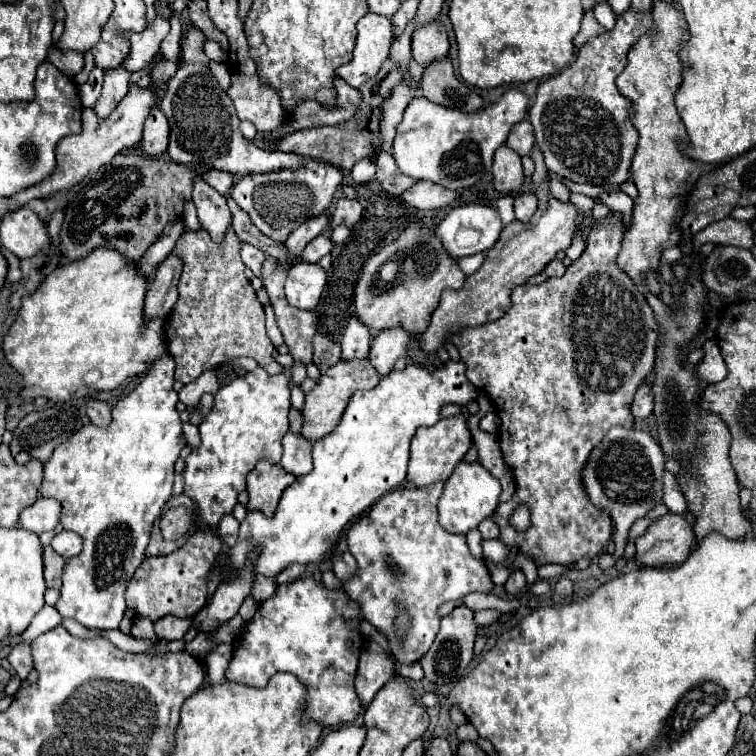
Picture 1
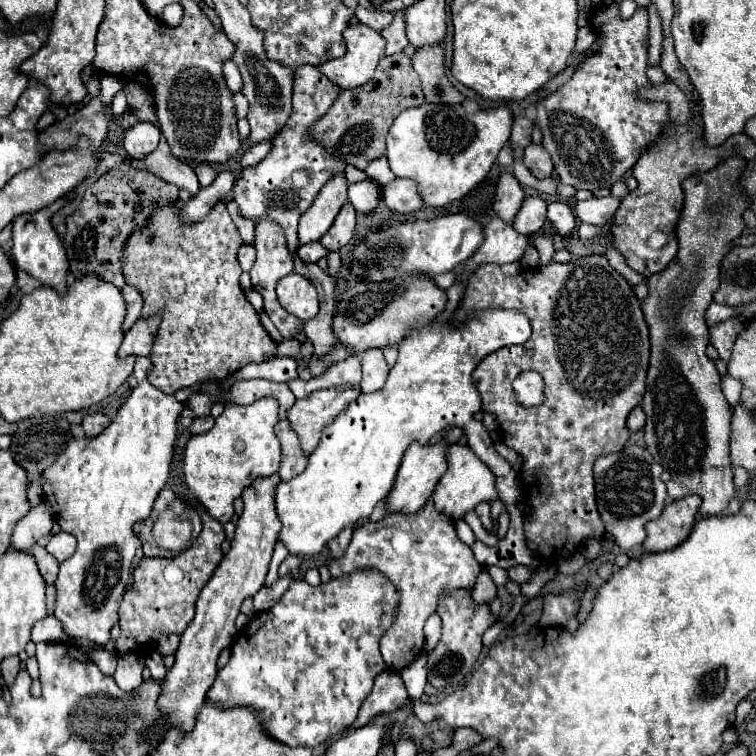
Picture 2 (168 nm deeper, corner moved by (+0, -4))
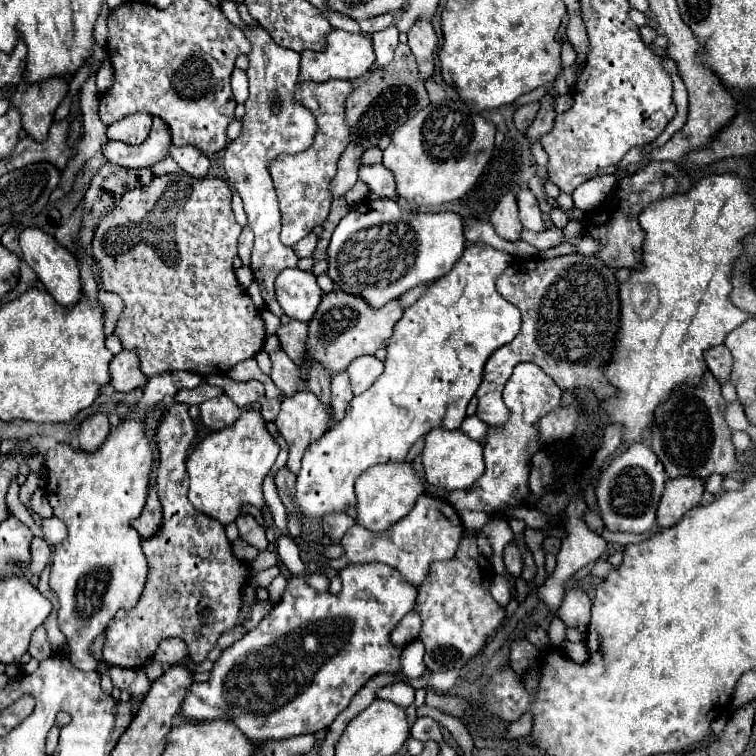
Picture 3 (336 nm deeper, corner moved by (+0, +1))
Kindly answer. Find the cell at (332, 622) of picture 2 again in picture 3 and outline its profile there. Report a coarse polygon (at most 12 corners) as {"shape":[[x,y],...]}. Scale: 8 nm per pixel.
{"shape":[[348,565],[290,577],[180,717],[252,743],[328,729],[378,673],[418,589]]}

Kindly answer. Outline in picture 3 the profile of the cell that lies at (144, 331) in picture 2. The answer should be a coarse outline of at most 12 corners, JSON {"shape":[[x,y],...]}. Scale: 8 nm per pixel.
{"shape":[[134,351],[110,361],[110,385],[130,393],[146,385]]}

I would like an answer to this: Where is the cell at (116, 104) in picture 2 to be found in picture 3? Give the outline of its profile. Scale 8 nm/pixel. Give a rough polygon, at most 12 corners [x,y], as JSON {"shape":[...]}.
{"shape":[[108,57],[98,71],[96,83],[100,93],[114,83],[114,71]]}

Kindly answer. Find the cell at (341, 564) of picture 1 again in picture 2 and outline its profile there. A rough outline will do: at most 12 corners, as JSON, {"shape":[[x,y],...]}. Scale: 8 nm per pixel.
{"shape":[[348,526],[338,534],[338,538],[330,540],[332,558],[342,558],[346,552],[352,528]]}

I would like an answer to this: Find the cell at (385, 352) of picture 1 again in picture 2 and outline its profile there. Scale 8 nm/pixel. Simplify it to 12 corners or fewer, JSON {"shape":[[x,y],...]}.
{"shape":[[380,348],[362,358],[362,392],[376,392],[388,378]]}

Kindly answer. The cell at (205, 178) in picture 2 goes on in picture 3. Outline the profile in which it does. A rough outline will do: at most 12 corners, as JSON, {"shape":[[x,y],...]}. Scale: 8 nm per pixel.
{"shape":[[172,147],[170,157],[190,177],[206,177],[210,161],[192,147]]}

